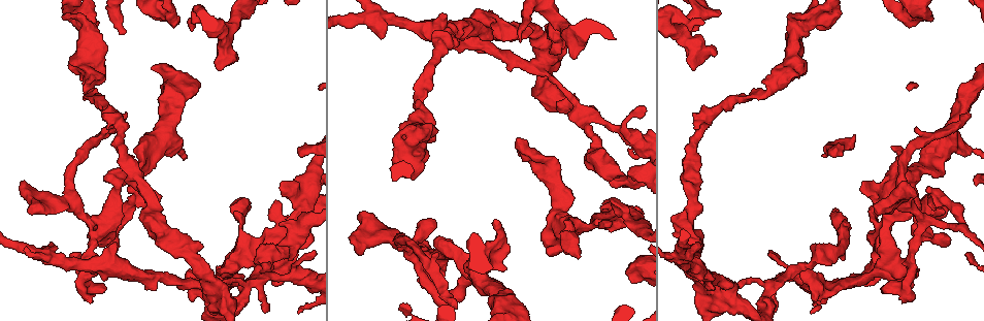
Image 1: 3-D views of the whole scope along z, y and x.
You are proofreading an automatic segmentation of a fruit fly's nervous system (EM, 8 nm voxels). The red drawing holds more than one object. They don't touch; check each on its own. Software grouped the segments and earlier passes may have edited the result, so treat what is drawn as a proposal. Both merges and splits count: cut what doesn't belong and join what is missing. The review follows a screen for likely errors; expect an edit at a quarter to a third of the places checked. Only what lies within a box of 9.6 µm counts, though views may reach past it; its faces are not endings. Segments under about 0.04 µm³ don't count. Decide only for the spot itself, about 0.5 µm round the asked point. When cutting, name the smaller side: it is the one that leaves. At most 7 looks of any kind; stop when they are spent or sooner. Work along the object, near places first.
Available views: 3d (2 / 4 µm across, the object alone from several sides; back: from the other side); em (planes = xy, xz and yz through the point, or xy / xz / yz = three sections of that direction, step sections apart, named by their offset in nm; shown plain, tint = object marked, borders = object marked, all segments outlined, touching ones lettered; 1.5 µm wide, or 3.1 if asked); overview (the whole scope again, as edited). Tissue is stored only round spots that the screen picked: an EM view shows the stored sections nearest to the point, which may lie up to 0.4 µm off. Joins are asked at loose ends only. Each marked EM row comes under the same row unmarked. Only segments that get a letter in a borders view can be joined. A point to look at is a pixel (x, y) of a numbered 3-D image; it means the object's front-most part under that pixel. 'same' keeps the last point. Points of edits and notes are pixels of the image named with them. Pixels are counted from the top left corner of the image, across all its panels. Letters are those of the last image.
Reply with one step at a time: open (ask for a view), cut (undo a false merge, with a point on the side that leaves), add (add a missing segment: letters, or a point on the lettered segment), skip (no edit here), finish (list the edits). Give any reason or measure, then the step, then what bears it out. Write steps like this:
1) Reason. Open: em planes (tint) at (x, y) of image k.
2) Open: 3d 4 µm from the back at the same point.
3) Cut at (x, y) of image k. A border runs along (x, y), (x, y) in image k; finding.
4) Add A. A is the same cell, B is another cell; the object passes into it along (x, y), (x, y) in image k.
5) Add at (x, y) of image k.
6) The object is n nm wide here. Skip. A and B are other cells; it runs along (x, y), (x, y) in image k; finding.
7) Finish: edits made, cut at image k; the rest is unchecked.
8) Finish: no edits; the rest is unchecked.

Branch stops here. Open: 3d 2 µm at (454, 306) of image 1.

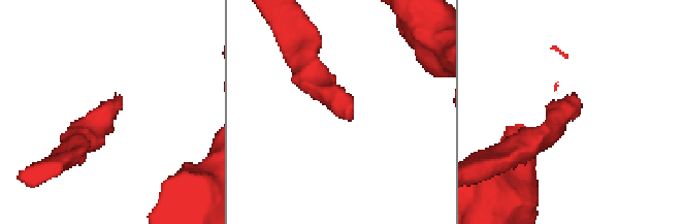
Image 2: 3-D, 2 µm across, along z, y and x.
Shape alone is not enough. Open: em xz step 4 (tint) at (575, 95) of image 2.

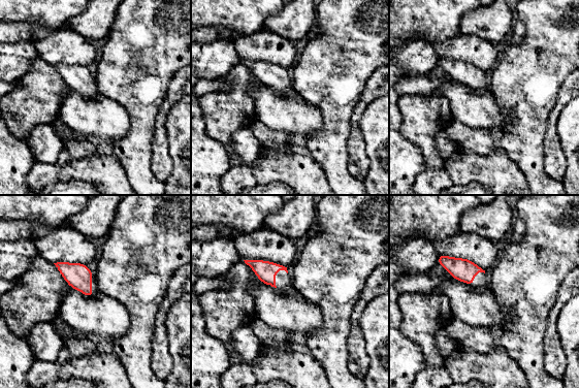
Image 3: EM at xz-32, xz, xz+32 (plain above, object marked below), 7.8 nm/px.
Open: em xz step 4 (borders) at the same point.

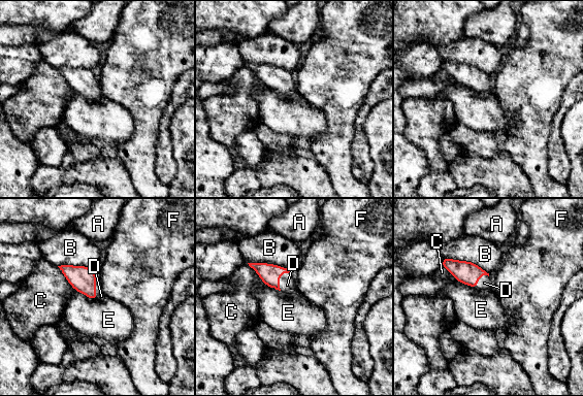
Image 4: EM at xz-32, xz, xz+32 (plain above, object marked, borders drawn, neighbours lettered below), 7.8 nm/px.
Add D. D is the same cell, A, B, C, E and F are other cells; it goes on there.

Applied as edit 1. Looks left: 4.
Free end. Open: 3d 4 µm at (520, 41) of image 1.

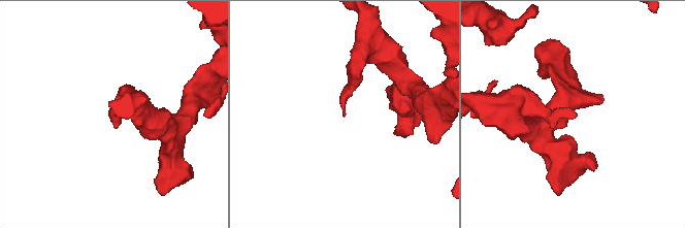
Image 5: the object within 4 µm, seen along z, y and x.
Open: em planes (borders) at (575, 114) of image 5.

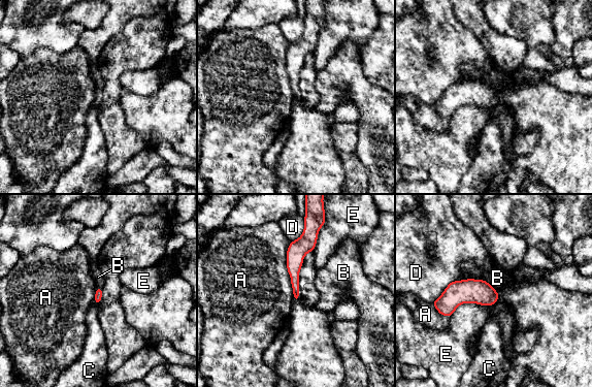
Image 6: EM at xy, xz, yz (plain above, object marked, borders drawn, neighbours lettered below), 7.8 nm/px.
The longest contact is with A, 460 nm. Skip. A, B, C, D and E are other cells; no lettered segment goes on from it.

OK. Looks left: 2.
An open end. Open: em planes (borders) at (862, 183) of image 1.

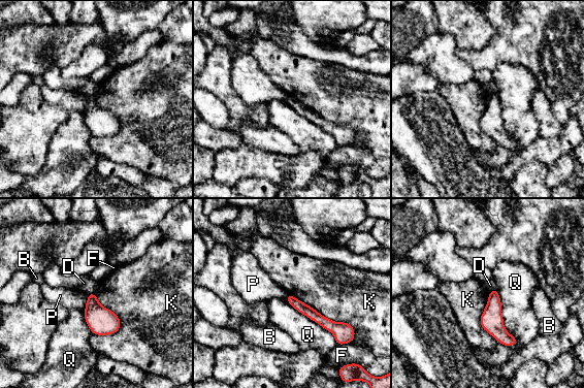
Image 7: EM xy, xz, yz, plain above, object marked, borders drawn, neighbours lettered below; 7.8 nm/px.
Skip. B, D, F, K, P and Q are other cells; a border runs along (288, 293), (355, 332) in image 7; no lettered segment goes on from it.

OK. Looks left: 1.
Finish: edits made, add at image 4; the rest is unchecked.

